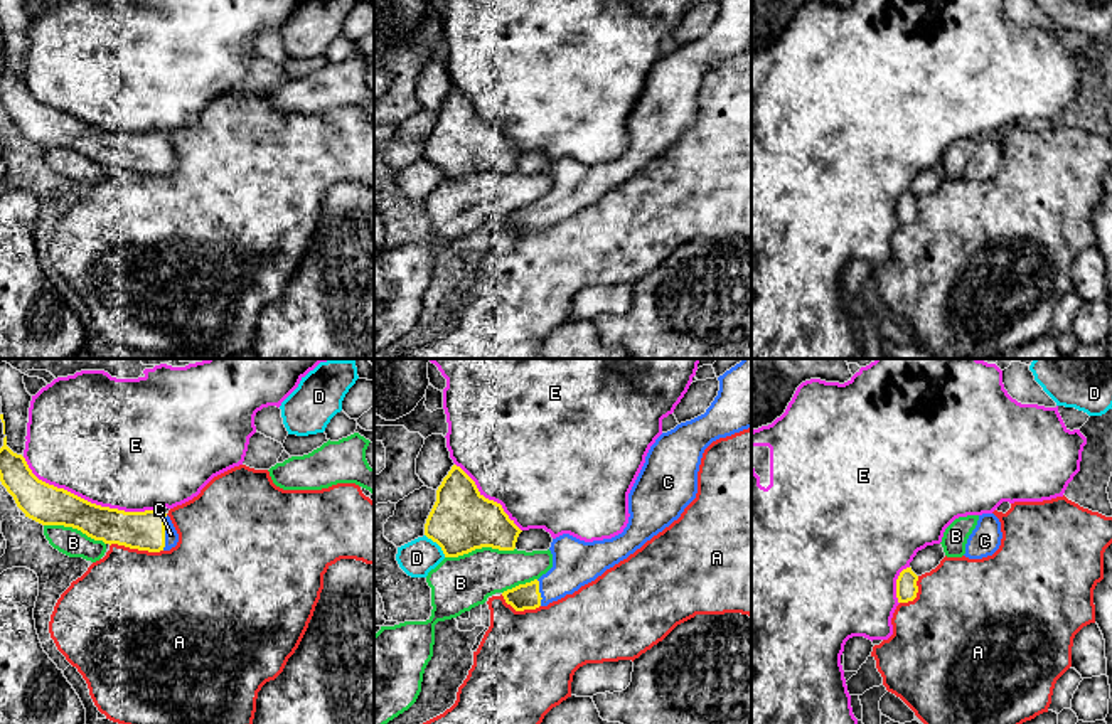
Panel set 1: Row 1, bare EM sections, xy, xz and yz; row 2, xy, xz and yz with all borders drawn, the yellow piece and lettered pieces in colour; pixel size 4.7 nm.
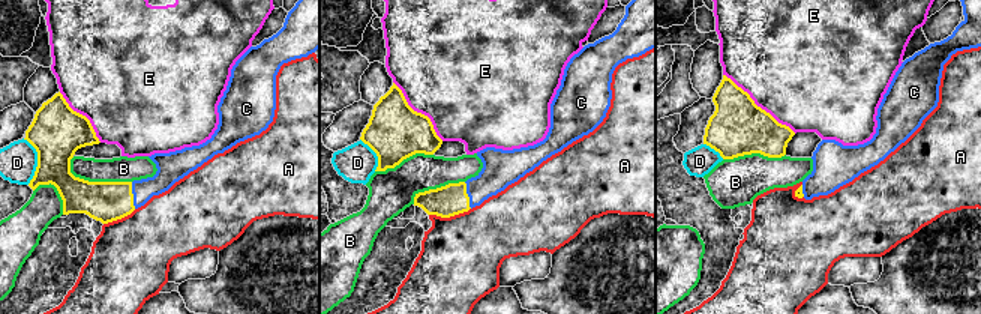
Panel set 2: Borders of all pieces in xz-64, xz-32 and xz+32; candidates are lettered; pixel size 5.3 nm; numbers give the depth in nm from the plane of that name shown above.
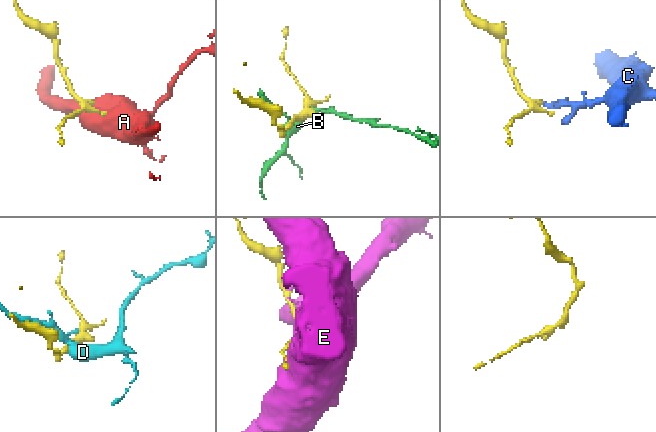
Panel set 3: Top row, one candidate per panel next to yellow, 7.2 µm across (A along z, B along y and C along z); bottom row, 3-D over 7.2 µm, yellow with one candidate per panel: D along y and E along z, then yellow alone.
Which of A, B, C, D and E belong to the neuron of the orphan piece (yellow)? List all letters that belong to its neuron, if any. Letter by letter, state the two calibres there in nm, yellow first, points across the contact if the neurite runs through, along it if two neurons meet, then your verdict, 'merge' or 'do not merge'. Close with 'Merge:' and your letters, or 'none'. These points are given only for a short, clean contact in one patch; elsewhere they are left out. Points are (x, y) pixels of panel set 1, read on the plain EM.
A: calibres 190 and 480 nm; do not merge
B: calibres 300 and 260 nm; do not merge
C: calibres 190 and 60 nm; way xy (145, 154), (164, 155), (171, 157); merge
D: calibres 300 and 170 nm; do not merge
E: calibres 190 and 500 nm; do not merge
Merge: C

